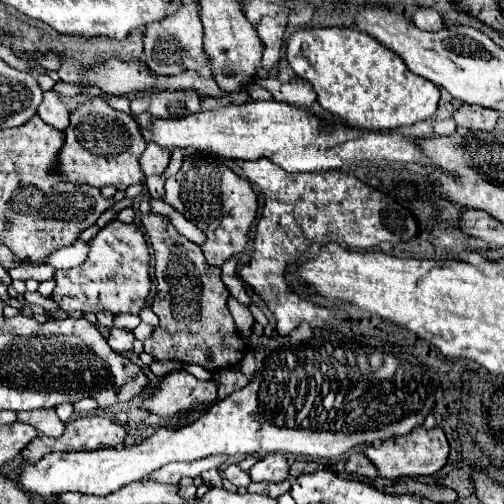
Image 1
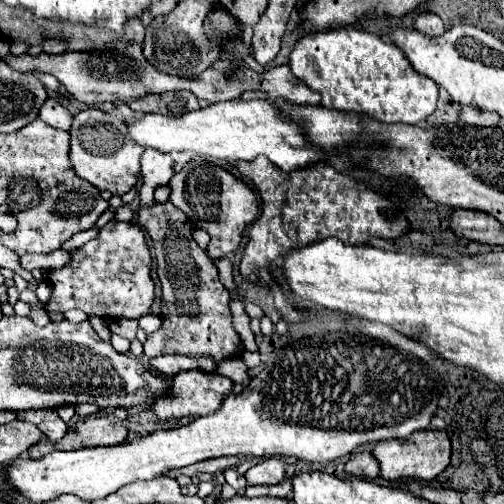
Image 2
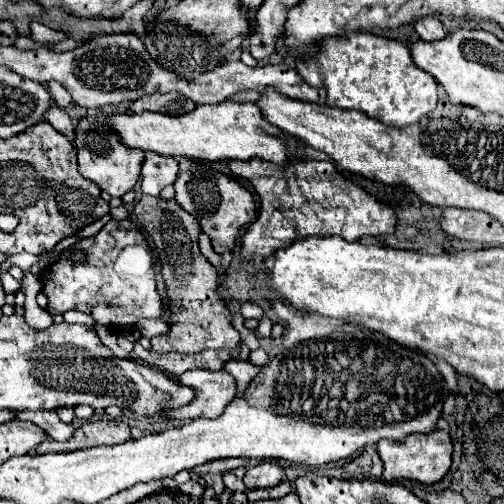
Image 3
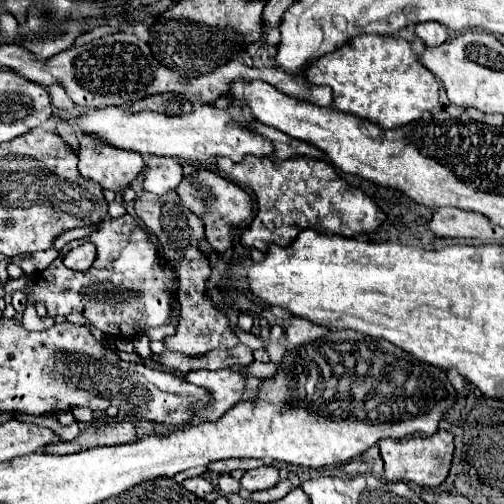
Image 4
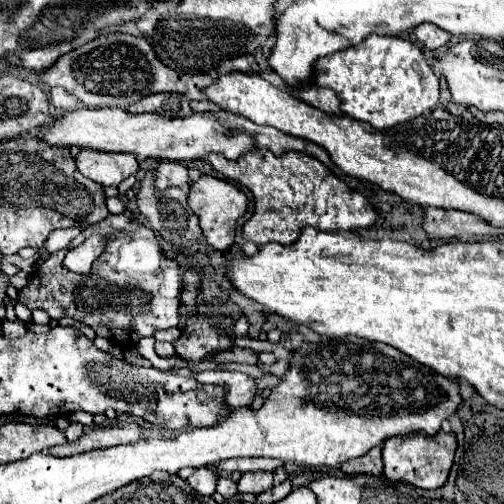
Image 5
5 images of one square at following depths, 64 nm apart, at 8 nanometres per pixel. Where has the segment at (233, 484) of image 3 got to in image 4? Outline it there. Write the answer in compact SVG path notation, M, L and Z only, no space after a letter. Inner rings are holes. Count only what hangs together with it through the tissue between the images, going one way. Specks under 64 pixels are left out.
M222 474L220 480L218 480L218 488L222 490L224 496L228 494L236 494L240 490L240 482L236 478L232 478L230 474Z

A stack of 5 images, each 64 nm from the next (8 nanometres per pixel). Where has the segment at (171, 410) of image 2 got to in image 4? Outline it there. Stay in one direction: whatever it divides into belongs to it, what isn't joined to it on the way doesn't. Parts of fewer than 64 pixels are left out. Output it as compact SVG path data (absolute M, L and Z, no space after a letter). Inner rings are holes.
M230 368L222 370L192 370L186 374L186 380L192 384L204 386L212 392L212 406L200 410L200 420L218 420L228 408L236 406L242 400L246 390L246 378Z

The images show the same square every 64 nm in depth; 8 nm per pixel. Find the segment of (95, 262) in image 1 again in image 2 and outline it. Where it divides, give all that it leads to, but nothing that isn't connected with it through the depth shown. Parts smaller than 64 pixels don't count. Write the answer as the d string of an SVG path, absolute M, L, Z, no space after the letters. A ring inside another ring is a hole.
M110 220L94 240L70 254L68 266L48 272L52 286L48 312L66 312L78 308L88 316L108 320L138 320L152 312L154 282L150 276L152 256L142 230L134 222ZM98 256L98 258L96 258Z

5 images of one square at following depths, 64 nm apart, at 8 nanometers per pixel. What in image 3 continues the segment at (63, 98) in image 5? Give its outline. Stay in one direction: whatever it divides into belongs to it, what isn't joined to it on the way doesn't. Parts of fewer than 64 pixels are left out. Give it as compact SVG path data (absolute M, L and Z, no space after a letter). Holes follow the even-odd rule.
M50 82L50 84L48 84L48 92L52 94L52 100L54 100L54 104L56 104L58 108L70 108L70 106L72 106L70 94L68 94L60 84Z

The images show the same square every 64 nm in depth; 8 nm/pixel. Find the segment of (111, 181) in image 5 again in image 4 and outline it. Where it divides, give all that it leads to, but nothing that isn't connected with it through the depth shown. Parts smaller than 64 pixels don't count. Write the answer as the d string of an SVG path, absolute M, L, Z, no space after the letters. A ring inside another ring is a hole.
M80 138L78 170L84 178L98 182L104 190L120 192L138 176L144 160L138 152L116 150L96 138Z

